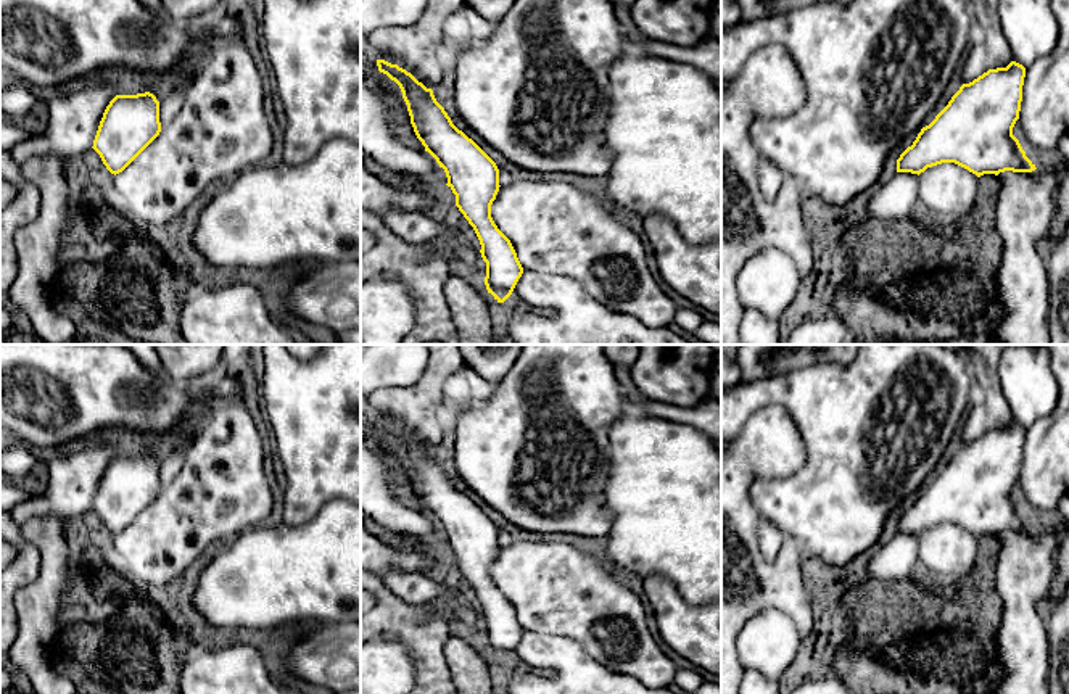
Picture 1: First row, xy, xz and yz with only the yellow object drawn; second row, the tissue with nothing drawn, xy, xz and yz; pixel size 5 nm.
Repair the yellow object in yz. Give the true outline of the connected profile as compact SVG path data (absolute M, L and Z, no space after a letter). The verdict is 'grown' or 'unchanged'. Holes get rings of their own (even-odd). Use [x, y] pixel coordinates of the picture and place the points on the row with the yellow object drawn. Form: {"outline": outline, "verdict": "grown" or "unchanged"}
{"outline": "M1011 61L1006 68L989 69L963 84L935 119L921 129L916 140L897 159L897 172L921 174L927 167L955 163L977 177L1005 171L1032 172L1035 164L1026 156L1013 127L1019 119L1026 68Z", "verdict": "unchanged"}

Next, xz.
{"outline": "M377 60L377 66L399 85L417 138L444 169L446 185L456 195L456 206L480 240L480 253L486 262L486 290L497 303L504 303L523 267L510 240L491 217L491 204L501 187L496 163L452 124L431 89L398 64Z", "verdict": "unchanged"}

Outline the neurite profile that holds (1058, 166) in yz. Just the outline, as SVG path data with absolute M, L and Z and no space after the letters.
M1053 155L1040 158L1035 167L1053 172L1059 182L1058 211L1051 217L1050 227L1045 232L1045 238L1050 245L1055 245L1069 227L1069 161Z

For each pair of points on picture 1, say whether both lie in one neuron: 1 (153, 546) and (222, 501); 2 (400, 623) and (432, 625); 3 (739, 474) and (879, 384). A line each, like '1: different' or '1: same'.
1: same
2: same
3: different

